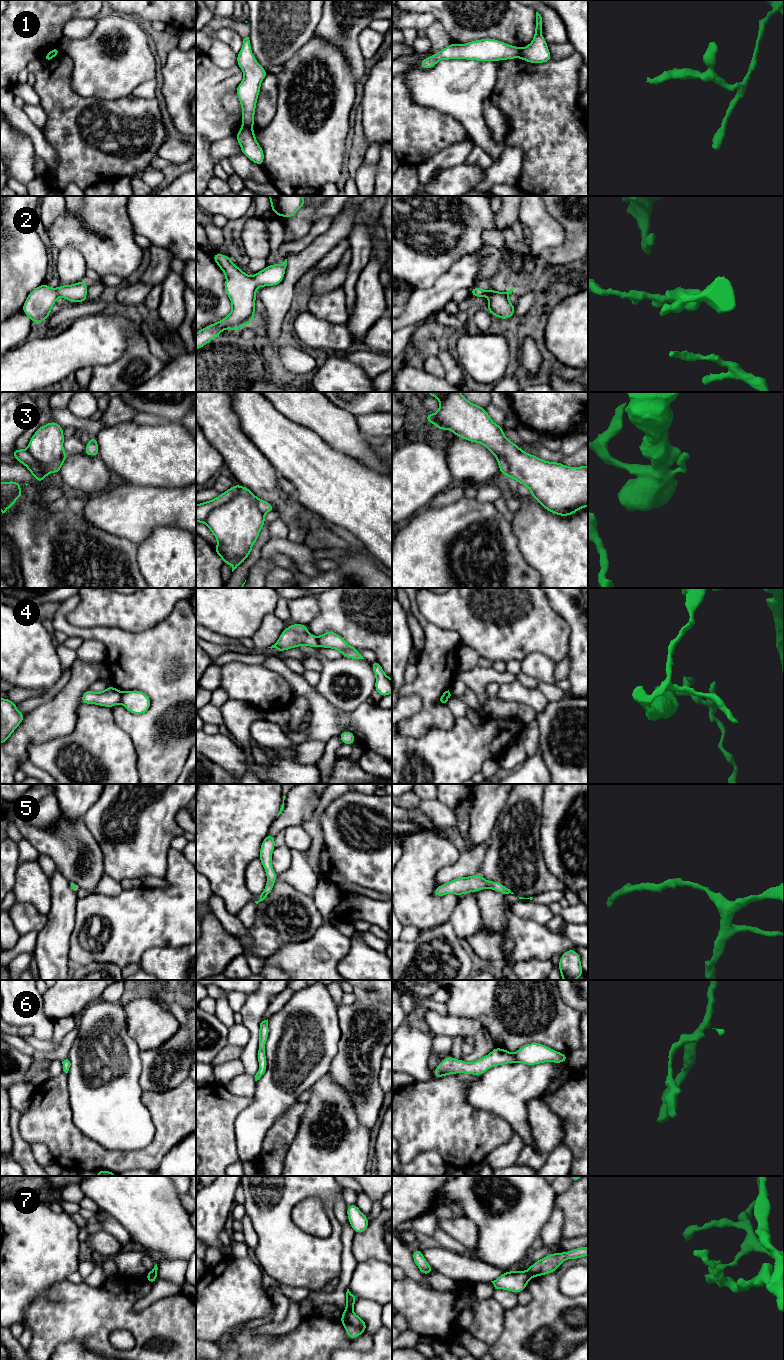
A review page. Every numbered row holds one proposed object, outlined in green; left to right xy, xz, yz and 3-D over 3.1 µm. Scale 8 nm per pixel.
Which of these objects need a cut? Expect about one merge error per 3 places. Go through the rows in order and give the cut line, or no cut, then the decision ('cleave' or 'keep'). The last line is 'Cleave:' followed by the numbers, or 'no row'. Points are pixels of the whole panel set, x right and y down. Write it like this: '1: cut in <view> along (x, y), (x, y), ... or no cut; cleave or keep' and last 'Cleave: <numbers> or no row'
1: cut in xz along (242, 125), (251, 129); cleave
2: no cut; keep
3: cut in xz along (238, 485), (238, 491), (225, 502), (218, 504), (203, 522); cleave
4: cut in xy along (123, 693), (120, 702); cleave
5: no cut; keep
6: no cut; keep
7: cut in xz along (351, 1309), (344, 1311); cleave
Cleave: 1, 3, 4, 7

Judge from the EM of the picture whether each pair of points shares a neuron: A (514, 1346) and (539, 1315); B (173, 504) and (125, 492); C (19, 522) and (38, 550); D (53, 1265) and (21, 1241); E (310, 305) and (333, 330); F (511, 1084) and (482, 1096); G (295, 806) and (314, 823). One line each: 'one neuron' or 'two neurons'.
A: one neuron
B: one neuron
C: one neuron
D: one neuron
E: two neurons
F: one neuron
G: two neurons

